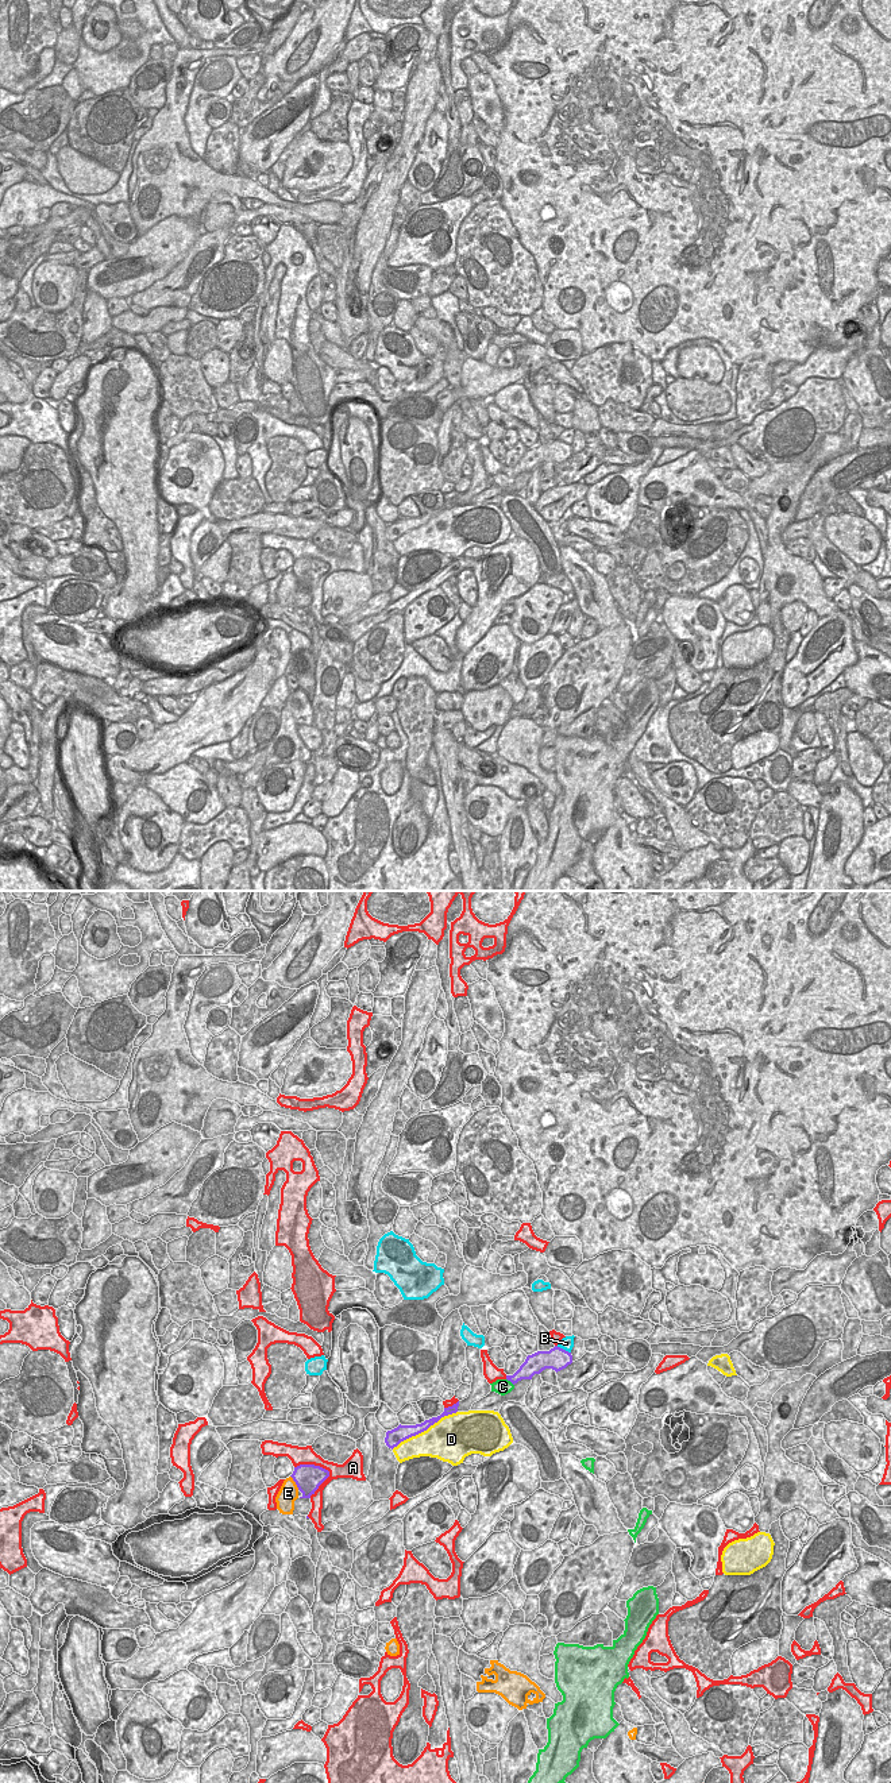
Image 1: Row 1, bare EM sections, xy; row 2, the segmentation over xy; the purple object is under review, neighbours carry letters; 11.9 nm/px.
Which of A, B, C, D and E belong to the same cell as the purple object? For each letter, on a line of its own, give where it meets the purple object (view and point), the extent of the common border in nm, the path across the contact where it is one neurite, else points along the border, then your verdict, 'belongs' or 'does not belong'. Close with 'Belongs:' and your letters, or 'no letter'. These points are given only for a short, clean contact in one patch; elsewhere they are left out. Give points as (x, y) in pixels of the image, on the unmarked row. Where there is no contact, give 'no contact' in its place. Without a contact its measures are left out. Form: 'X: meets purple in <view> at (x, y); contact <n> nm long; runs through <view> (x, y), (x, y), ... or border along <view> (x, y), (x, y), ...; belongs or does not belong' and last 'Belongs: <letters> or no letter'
A: meets purple in xy at (327, 563); contact 440 nm long; does not belong
B: meets purple in xy at (562, 442); contact 190 nm long; does not belong
C: meets purple in xy at (510, 474); contact 130 nm long; border along xy (506, 471), (513, 478); does not belong
D: meets purple in xy at (424, 523); contact 900 nm long; does not belong
E: meets purple in xy at (294, 574); contact 200 nm long; does not belong
Belongs: no letter

